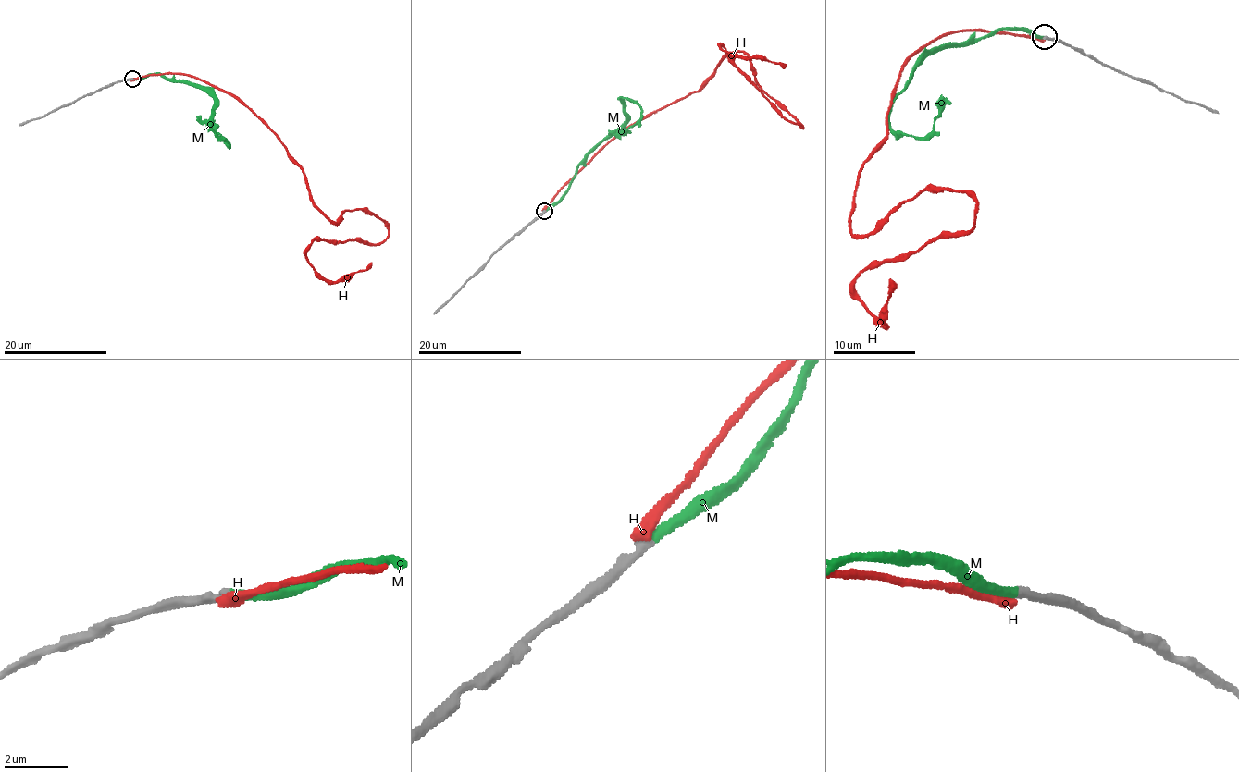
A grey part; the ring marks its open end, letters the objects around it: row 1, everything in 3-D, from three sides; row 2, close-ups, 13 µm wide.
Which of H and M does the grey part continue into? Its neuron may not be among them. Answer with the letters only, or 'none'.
M

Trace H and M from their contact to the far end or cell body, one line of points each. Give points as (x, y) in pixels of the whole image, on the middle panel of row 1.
H: (544, 210), (624, 130), (697, 91), (722, 56), (748, 56), (755, 81), (802, 128), (720, 47), (786, 66)
M: (544, 211), (562, 196), (579, 165), (625, 121), (623, 97), (634, 101), (641, 116), (623, 131), (608, 134)

